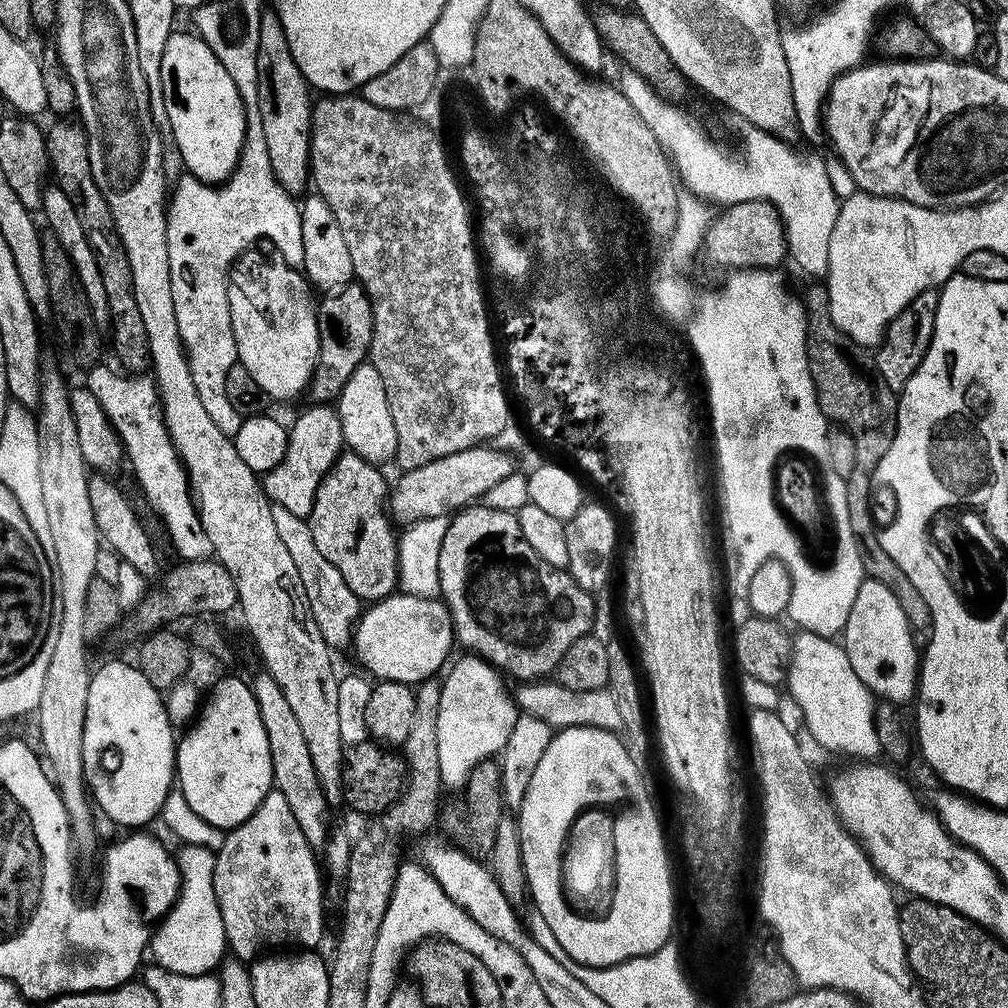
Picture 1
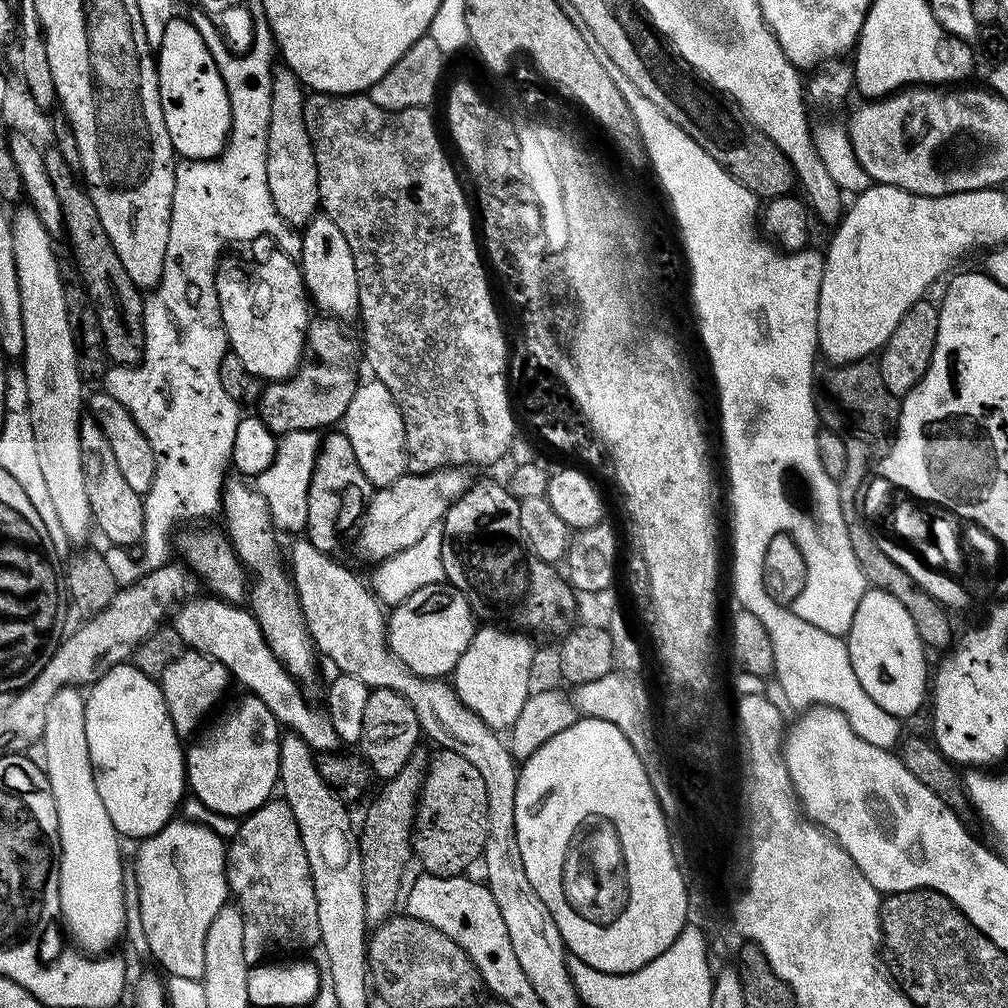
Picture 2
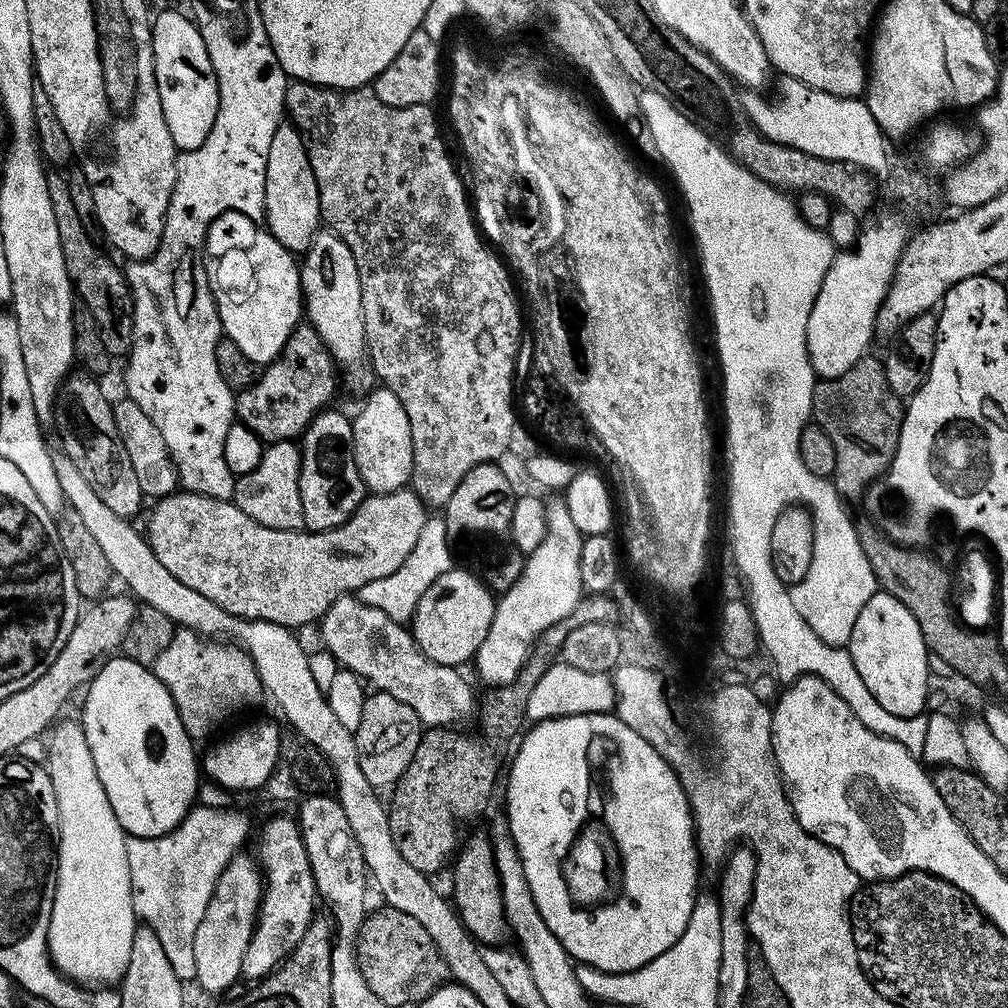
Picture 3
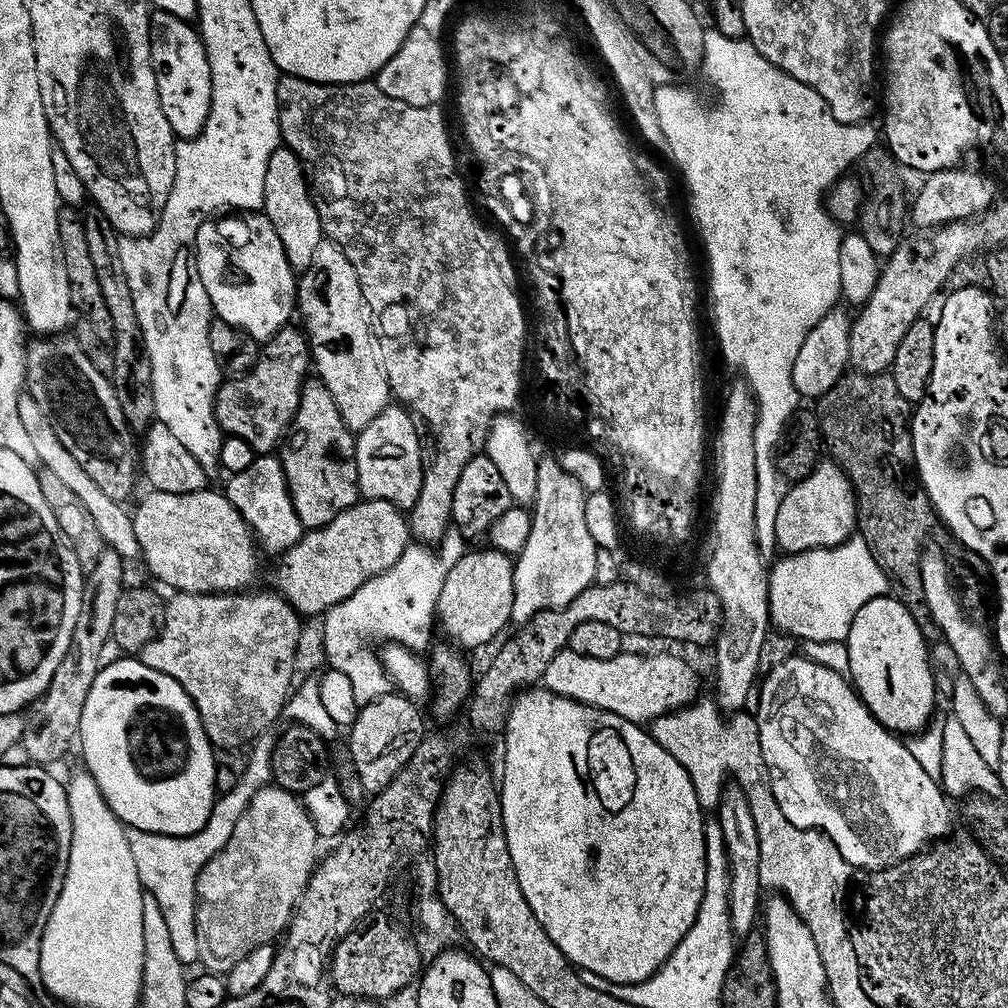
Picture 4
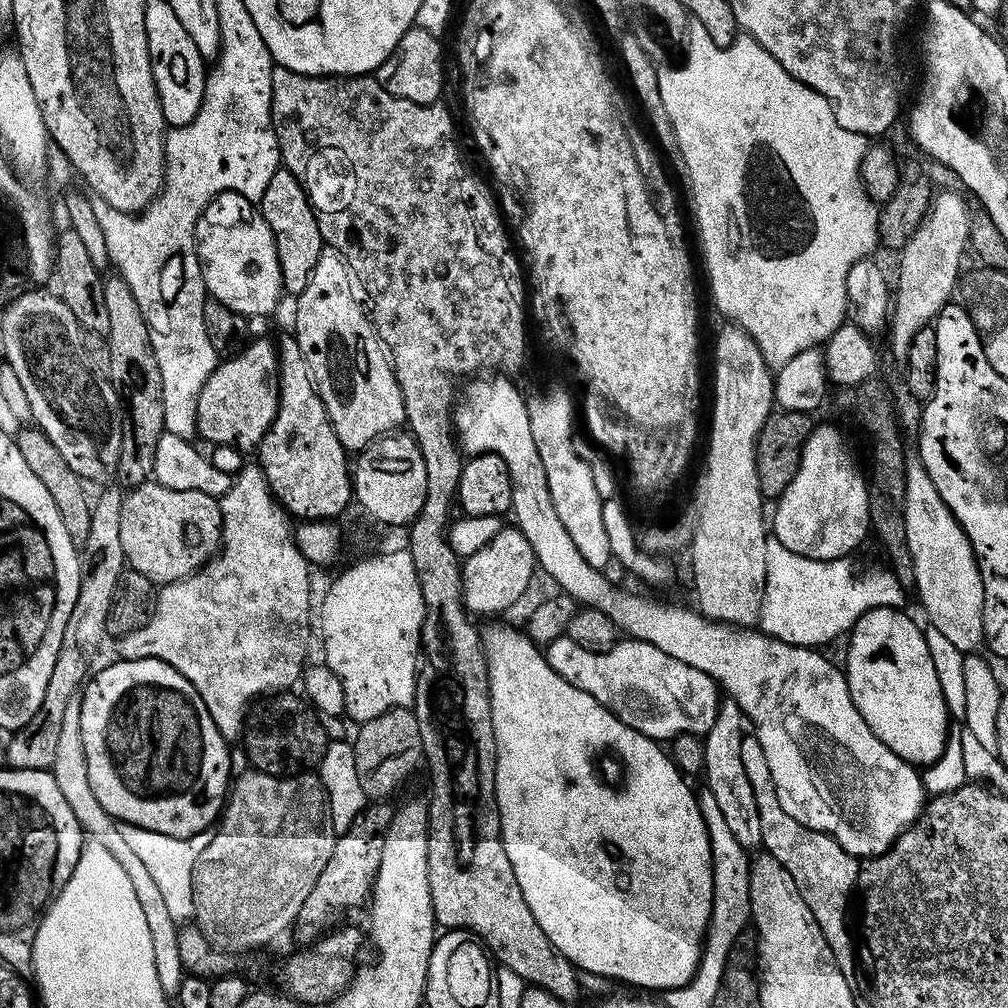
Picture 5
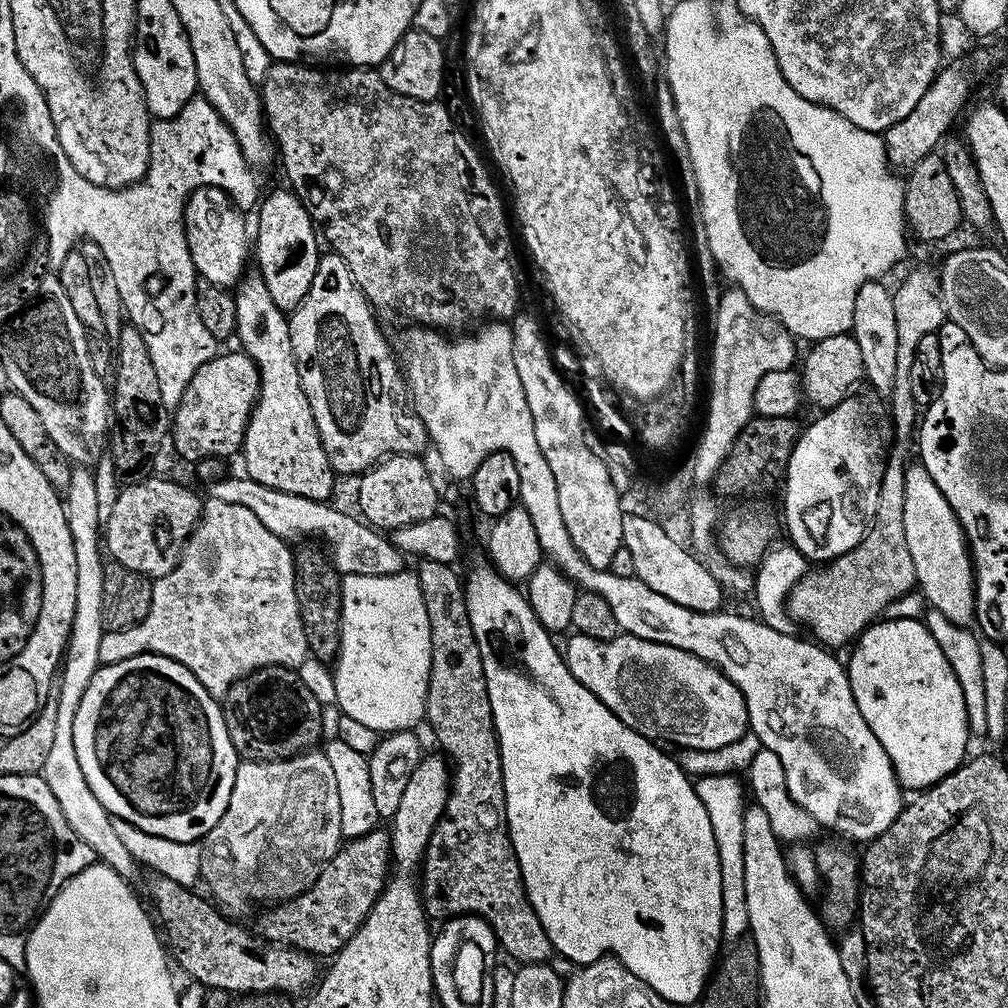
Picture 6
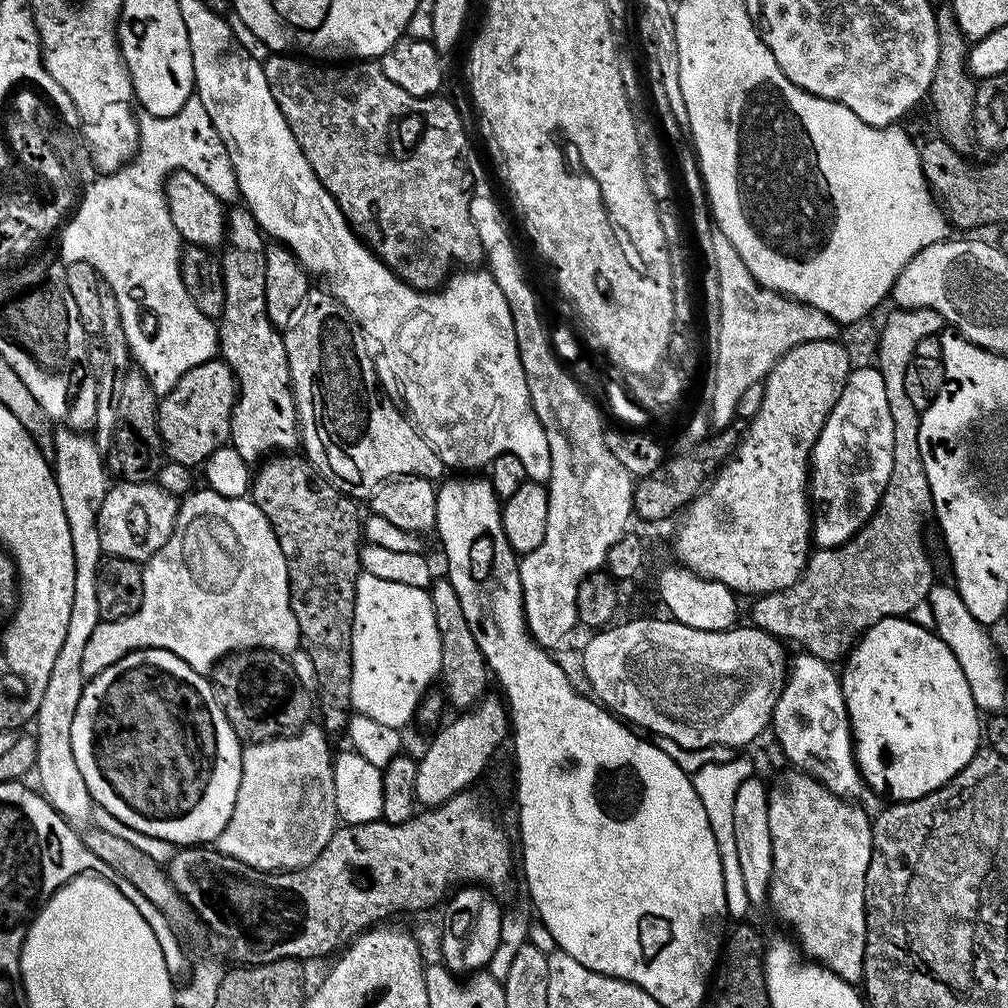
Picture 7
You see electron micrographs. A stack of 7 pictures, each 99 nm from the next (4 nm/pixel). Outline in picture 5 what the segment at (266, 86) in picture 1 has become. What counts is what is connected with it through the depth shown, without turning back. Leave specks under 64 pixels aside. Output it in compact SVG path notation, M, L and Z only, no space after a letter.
M279 167L266 185L266 194L258 202L261 214L266 218L276 243L276 254L280 277L284 283L283 291L298 294L306 290L306 282L314 274L314 266L326 245L320 237L320 227L316 221L316 212L308 200L308 192L301 180L294 178L289 168Z

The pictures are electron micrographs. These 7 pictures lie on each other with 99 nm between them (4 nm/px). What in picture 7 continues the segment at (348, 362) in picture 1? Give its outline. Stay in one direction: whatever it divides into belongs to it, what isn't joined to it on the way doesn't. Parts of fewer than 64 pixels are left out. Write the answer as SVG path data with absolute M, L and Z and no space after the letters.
M213 358L186 370L182 378L156 406L160 440L169 461L189 466L203 465L214 454L214 450L229 443L230 418L236 405L238 389L236 376L223 358Z

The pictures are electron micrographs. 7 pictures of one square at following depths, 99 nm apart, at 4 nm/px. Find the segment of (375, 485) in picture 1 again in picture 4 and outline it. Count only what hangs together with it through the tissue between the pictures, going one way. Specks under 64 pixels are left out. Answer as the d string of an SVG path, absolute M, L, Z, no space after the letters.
M318 378L305 380L302 394L298 402L298 410L292 419L292 426L288 429L278 448L280 465L286 474L288 493L294 502L294 510L302 522L305 530L326 526L342 510L354 506L361 499L358 486L358 466L356 465L356 438L353 429L346 426L338 406L334 402L334 394L326 390L326 386Z

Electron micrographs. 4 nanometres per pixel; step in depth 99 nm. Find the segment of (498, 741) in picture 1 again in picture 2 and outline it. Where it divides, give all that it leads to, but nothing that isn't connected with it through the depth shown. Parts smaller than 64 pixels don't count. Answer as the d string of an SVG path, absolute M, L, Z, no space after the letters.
M477 627L470 646L466 646L466 654L458 658L458 666L450 673L450 683L460 702L495 730L511 729L530 695L532 644L528 640L531 639L519 631L511 631Z

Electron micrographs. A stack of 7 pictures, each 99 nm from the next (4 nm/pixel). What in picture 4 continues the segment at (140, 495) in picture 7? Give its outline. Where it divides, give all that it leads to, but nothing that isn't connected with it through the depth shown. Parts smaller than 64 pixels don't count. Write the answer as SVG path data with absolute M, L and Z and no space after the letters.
M152 490L131 513L142 561L172 590L240 592L256 576L256 537L227 495L210 491L170 494Z

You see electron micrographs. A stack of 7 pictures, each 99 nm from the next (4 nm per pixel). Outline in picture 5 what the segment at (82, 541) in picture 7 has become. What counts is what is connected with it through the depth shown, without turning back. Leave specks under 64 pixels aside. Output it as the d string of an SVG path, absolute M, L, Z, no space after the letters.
M76 695L69 700L69 706L62 721L62 731L59 737L57 757L50 769L52 777L58 782L58 790L62 790L62 795L66 797L66 803L70 805L70 810L74 810L74 818L78 818L80 827L95 843L104 844L114 858L122 865L122 870L126 870L126 875L130 877L130 883L134 885L134 895L138 897L138 902L142 905L142 914L146 918L146 926L150 930L150 942L154 946L154 967L158 970L158 982L162 984L162 990L169 994L179 993L180 984L184 981L185 970L182 966L182 958L178 955L178 934L180 928L177 922L170 916L169 907L166 906L165 896L161 893L160 887L154 882L154 877L146 870L145 863L141 861L130 850L129 844L125 843L122 834L118 834L118 823L112 819L112 815L104 809L102 802L94 798L94 790L90 790L90 778L88 777L88 767L86 766L86 746L82 746L82 726L80 725L80 696Z

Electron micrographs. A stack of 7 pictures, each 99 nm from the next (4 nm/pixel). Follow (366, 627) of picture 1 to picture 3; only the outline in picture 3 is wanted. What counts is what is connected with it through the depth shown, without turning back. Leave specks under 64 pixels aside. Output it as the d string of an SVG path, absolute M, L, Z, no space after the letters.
M454 566L446 574L442 574L442 578L434 578L430 590L426 590L426 594L422 594L422 598L418 598L418 606L410 621L411 634L426 658L441 663L442 666L452 668L463 666L462 664L467 660L469 663L475 657L476 652L482 646L482 638L486 638L486 634L490 631L496 601L497 597L492 589L477 573L464 566Z

